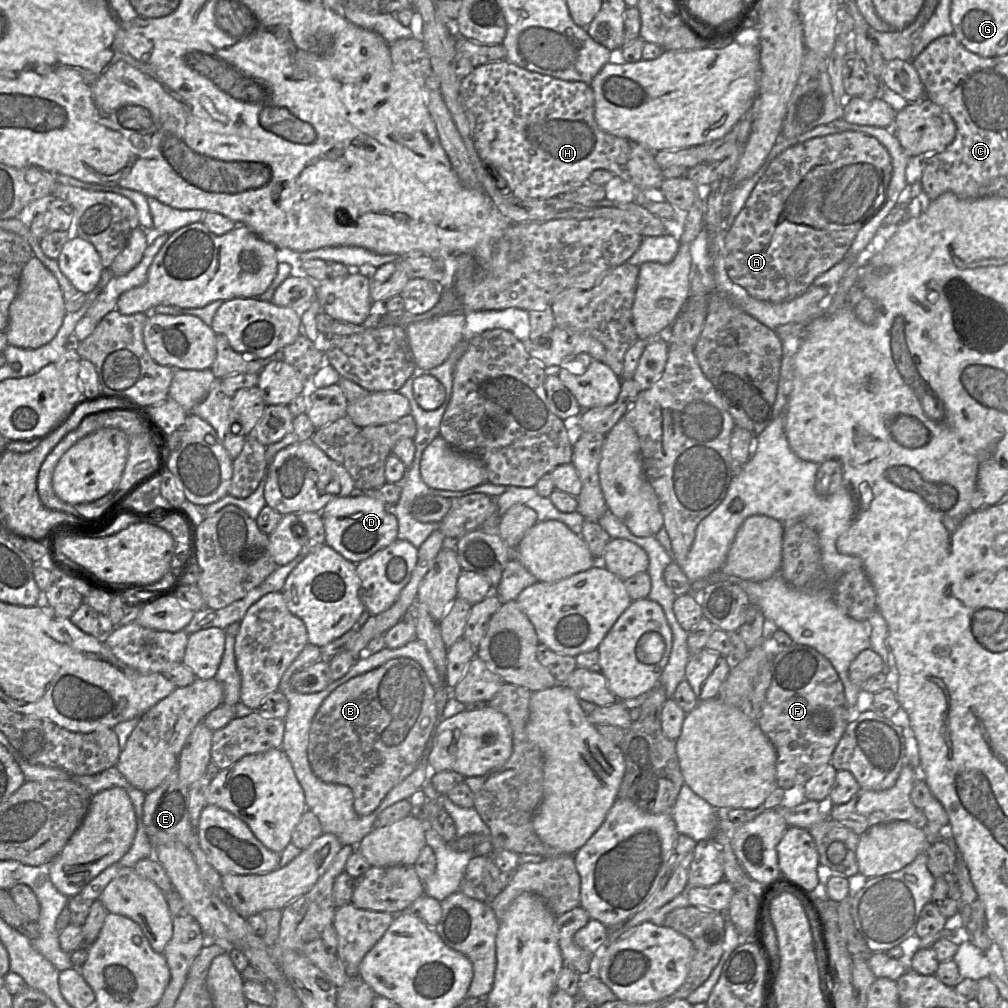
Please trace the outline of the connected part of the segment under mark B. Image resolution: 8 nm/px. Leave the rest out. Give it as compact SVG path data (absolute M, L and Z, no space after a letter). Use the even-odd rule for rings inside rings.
M407 657L393 658L383 665L340 685L315 713L308 742L308 760L313 773L326 783L347 785L353 791L354 810L359 816L372 813L387 793L409 776L421 761L440 721L435 690L423 668Z

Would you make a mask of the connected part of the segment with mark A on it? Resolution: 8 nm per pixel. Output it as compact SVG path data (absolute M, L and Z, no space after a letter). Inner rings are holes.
M844 131L807 140L791 146L775 157L759 180L744 207L736 217L724 241L725 266L729 278L744 288L753 298L772 303L783 303L806 292L822 273L846 257L858 231L883 207L892 176L892 161L887 149L875 138L860 132Z

